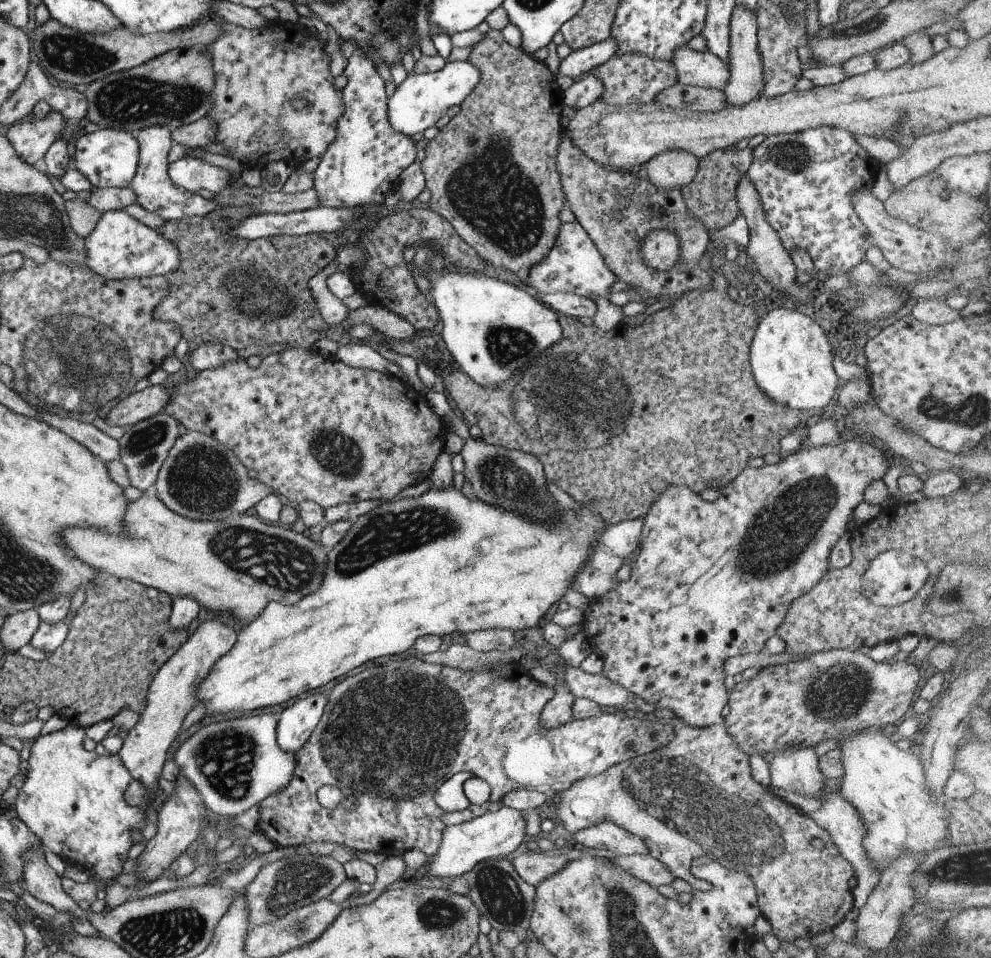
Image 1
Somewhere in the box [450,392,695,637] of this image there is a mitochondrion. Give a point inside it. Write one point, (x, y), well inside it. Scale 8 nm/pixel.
(498, 477)

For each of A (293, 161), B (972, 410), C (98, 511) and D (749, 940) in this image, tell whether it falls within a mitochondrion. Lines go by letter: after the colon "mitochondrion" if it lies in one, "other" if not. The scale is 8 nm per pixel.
A: other
B: mitochondrion
C: other
D: other

